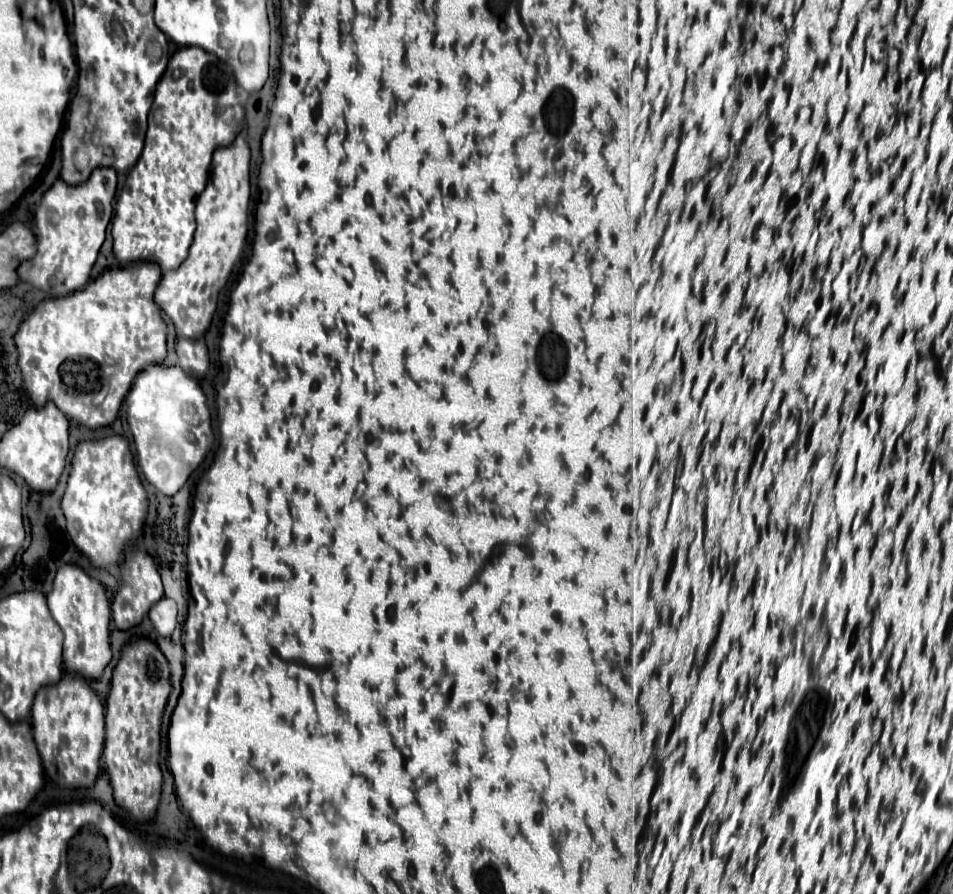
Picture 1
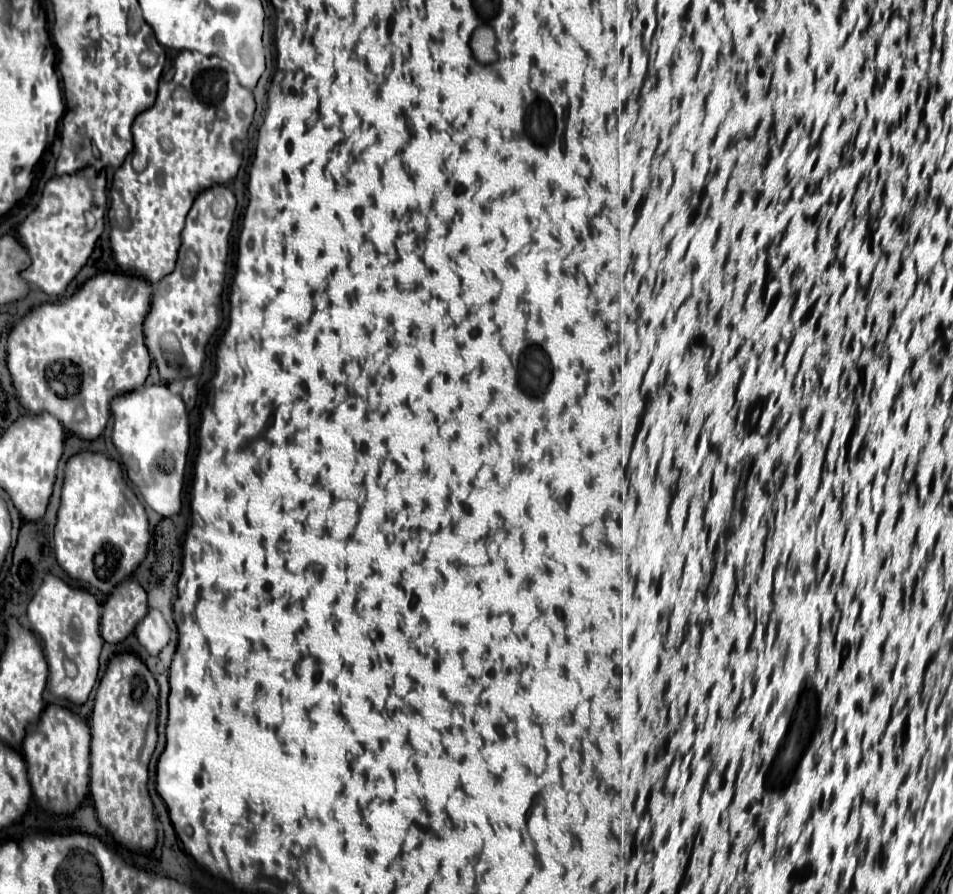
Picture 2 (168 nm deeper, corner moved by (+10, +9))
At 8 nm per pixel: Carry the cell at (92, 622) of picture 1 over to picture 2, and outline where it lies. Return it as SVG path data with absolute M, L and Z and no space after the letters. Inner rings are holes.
M47 574L33 600L27 606L27 620L31 630L43 644L49 666L47 690L61 700L83 706L97 682L99 654L103 648L99 634L101 608L93 594L71 588L53 574Z

